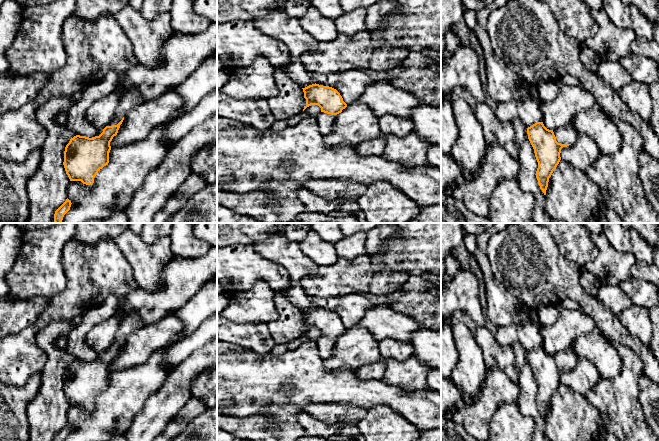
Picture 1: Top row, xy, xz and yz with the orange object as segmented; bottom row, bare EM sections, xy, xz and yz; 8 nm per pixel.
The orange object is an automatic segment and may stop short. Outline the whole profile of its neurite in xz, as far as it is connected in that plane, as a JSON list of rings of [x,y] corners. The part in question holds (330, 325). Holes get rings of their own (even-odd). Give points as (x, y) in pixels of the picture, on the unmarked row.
[[[316,307],[302,313],[306,323],[303,335],[311,329],[318,329],[321,336],[315,343],[319,355],[323,360],[331,357],[335,340],[347,331],[342,320],[336,313]]]

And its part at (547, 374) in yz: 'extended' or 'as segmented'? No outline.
extended

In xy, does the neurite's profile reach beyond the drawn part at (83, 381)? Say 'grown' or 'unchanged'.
grown

